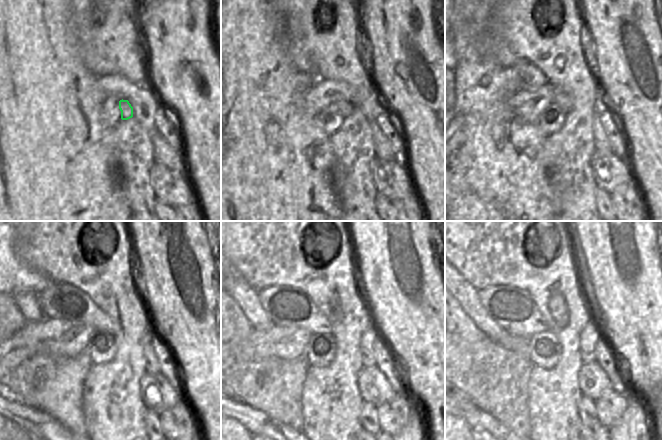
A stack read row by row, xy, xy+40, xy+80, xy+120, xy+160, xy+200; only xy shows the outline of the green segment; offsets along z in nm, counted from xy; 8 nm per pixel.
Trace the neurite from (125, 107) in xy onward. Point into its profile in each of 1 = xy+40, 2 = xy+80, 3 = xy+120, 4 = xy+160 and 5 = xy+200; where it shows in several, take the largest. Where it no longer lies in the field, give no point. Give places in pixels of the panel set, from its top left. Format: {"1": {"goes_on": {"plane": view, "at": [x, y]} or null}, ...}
{"1": {"goes_on": {"plane": "xy+40", "at": [347, 108]}}, "2": {"goes_on": {"plane": "xy+80", "at": [562, 98]}}, "3": {"goes_on": {"plane": "xy+120", "at": [59, 301]}}, "4": {"goes_on": {"plane": "xy+160", "at": [284, 305]}}, "5": {"goes_on": {"plane": "xy+200", "at": [512, 309]}}}

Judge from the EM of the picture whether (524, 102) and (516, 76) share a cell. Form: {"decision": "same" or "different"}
{"decision": "different"}

